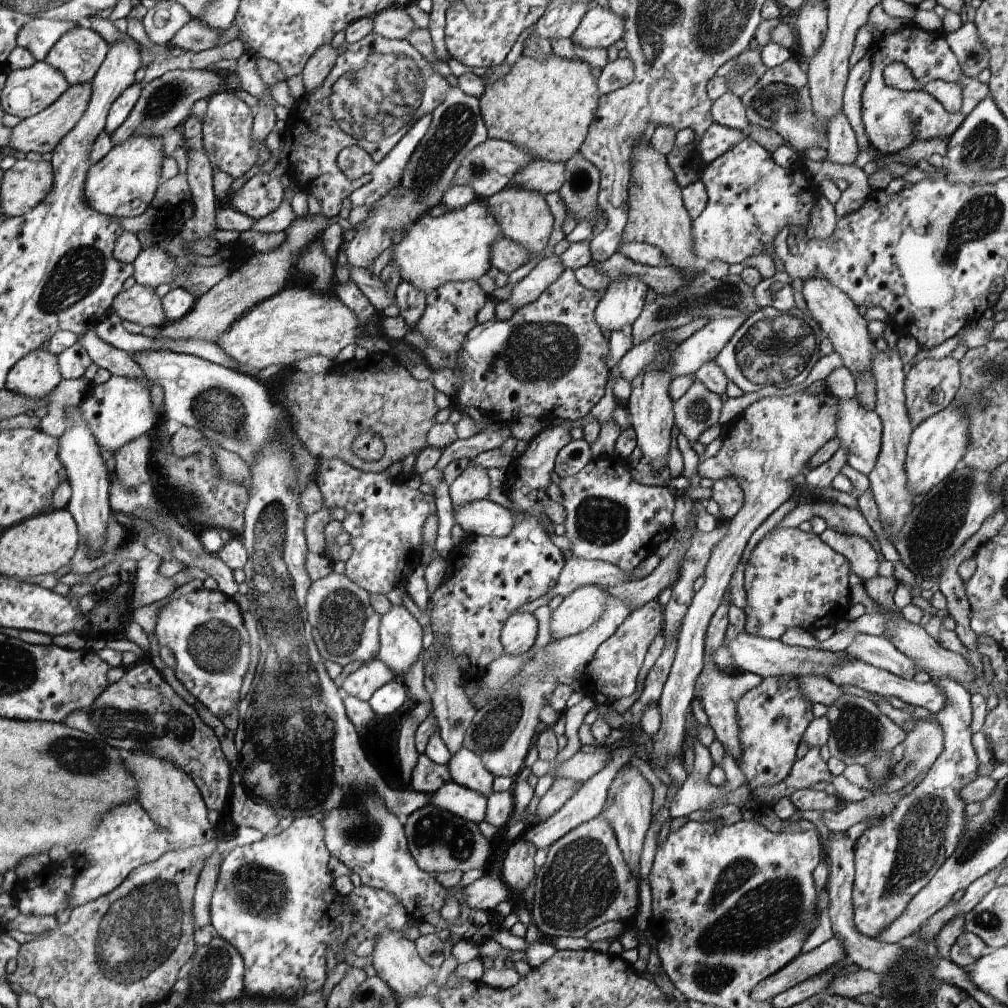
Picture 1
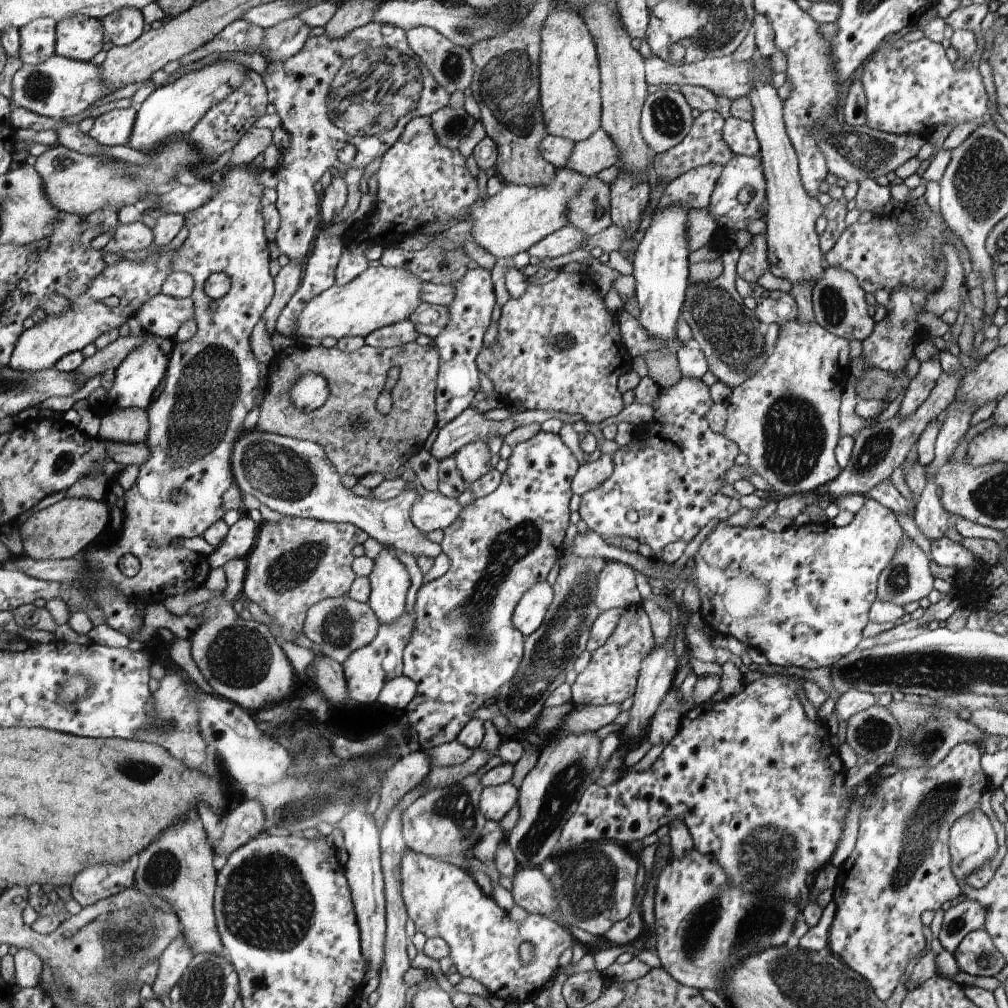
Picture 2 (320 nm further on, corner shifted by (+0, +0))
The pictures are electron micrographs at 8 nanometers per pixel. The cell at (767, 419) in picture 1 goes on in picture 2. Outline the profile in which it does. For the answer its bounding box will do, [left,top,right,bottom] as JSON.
[724,320,849,496]

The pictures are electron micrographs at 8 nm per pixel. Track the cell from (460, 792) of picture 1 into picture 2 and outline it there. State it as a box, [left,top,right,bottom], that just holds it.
[479,781,519,820]

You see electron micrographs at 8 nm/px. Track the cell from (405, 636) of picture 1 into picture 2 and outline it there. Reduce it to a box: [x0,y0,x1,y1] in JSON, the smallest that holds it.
[368,547,410,623]

